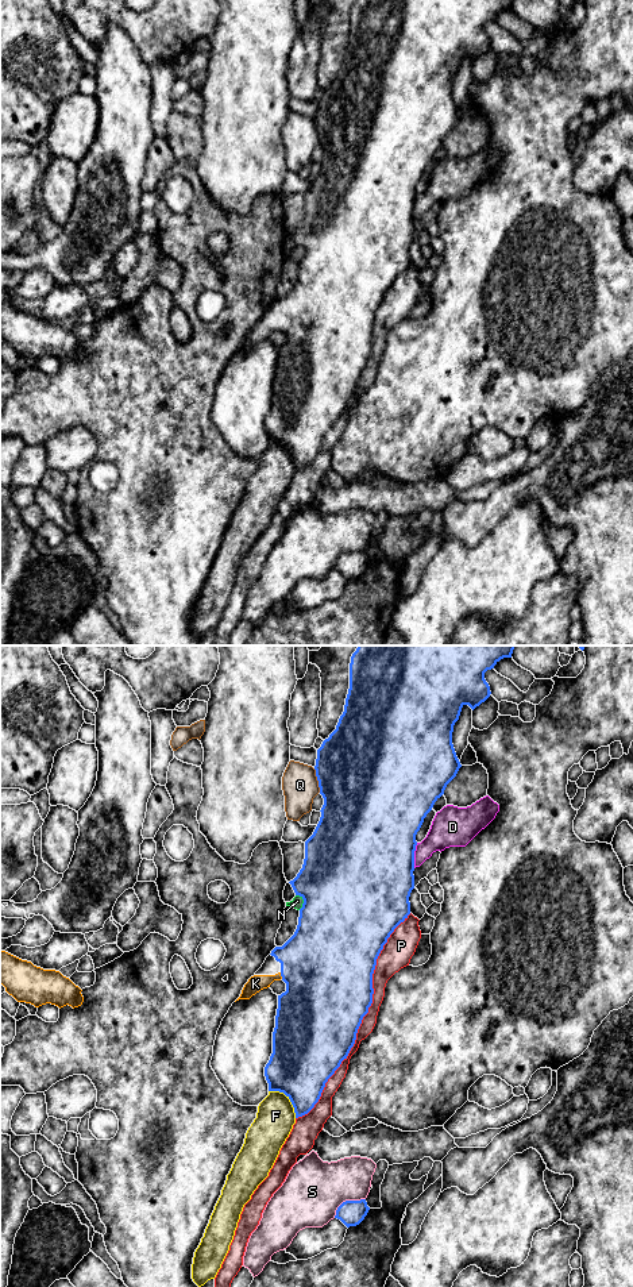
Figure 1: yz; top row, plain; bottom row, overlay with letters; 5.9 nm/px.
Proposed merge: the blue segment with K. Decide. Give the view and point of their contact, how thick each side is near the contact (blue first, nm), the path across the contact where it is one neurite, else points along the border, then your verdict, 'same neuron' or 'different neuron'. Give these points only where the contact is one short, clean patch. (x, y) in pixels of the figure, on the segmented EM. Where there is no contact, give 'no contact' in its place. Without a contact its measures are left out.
yz (281, 975) | 480/100 nm | across yz (321, 964), (281, 975), (255, 983) | same neuron

